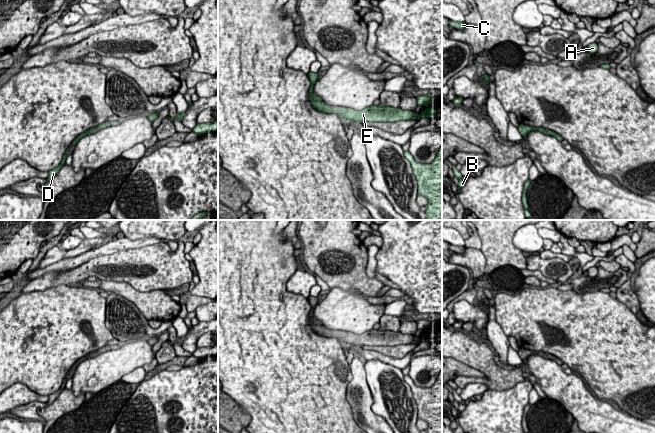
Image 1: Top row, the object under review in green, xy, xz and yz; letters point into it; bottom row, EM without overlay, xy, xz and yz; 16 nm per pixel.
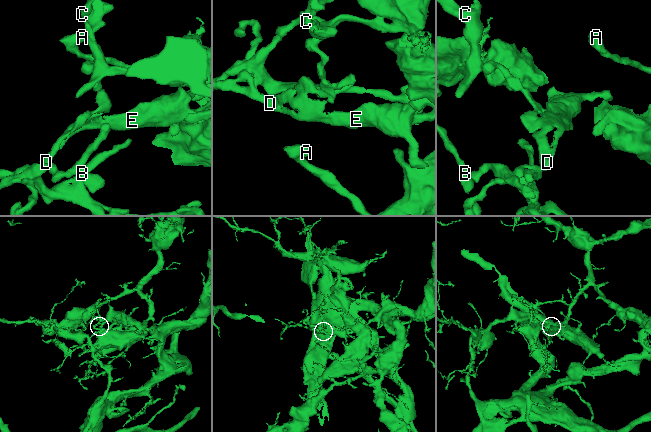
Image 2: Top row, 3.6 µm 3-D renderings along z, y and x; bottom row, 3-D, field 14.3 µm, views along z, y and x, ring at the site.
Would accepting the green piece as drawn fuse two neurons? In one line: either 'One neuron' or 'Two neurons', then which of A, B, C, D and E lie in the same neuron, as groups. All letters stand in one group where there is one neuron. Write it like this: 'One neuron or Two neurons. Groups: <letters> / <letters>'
Two neurons. Groups: A B C D / E

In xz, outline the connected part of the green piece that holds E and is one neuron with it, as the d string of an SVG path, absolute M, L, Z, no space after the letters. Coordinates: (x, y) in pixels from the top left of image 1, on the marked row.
M320 98L311 101L313 107L323 113L335 113L343 121L356 121L356 122L398 122L408 121L415 119L415 111L408 111L390 106L371 105L362 110L353 110L350 108L333 109L330 105L325 104Z

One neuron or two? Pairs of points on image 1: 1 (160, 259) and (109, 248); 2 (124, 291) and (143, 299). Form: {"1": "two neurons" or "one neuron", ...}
{"1": "two neurons", "2": "one neuron"}

